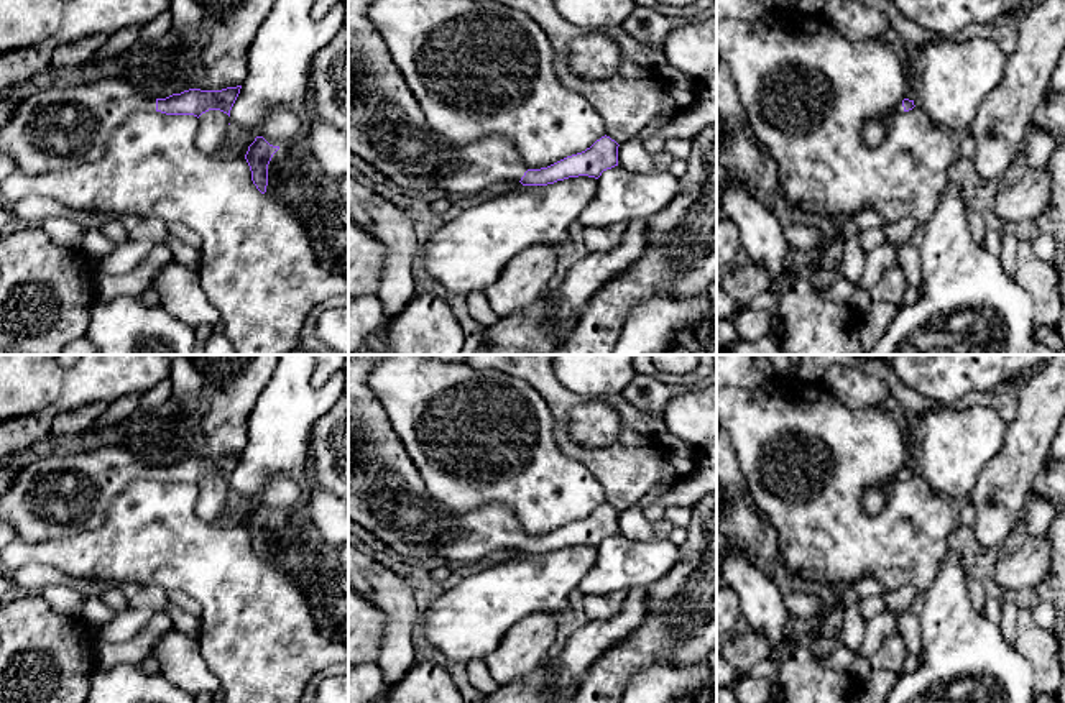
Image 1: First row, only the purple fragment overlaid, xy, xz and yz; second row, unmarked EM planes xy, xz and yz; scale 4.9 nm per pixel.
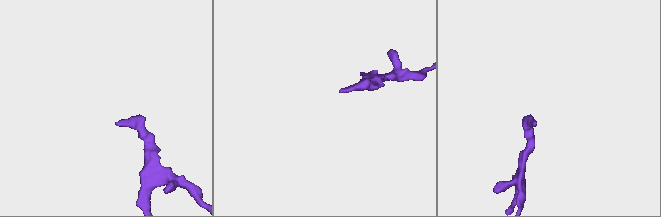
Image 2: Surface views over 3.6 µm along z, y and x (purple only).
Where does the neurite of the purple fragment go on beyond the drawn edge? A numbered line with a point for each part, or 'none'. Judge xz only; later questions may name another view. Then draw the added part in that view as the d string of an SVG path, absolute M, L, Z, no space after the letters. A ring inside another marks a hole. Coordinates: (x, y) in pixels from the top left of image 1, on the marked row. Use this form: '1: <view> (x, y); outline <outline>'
1: xz (387, 127); outline M348 0L348 149L413 194L440 189L463 197L490 192L498 182L519 182L528 169L509 140L490 136L459 145L431 130L383 36L368 20L371 2Z

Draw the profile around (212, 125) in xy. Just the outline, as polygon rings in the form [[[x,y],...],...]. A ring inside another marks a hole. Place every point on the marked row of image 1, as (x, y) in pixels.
[[[209,110],[199,117],[196,146],[201,153],[212,156],[222,143],[228,128],[228,115],[220,110]]]

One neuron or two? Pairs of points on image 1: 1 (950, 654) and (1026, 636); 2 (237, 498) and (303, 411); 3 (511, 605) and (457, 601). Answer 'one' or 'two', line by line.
1: two
2: one
3: one

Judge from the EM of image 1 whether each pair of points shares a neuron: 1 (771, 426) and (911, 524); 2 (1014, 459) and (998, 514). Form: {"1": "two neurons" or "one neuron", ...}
{"1": "one neuron", "2": "one neuron"}

